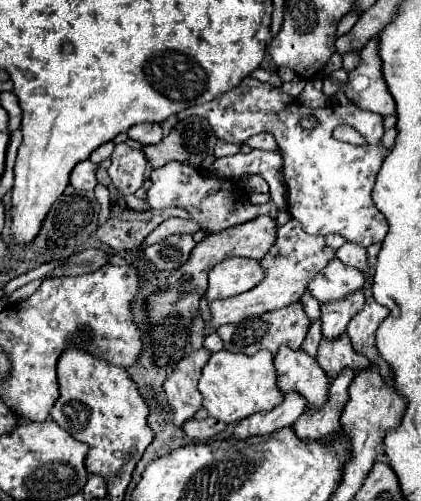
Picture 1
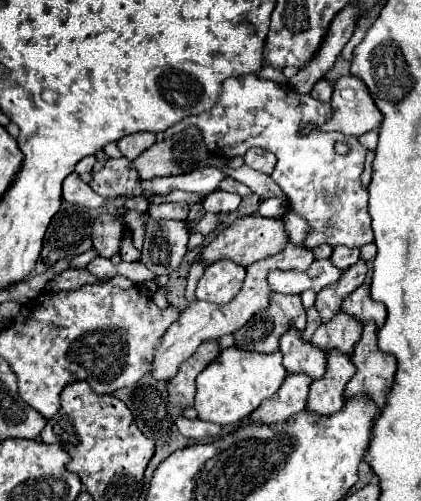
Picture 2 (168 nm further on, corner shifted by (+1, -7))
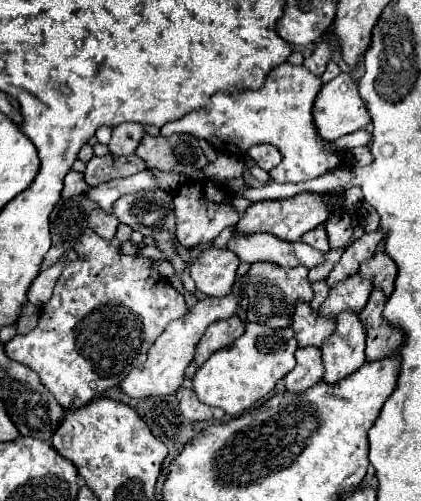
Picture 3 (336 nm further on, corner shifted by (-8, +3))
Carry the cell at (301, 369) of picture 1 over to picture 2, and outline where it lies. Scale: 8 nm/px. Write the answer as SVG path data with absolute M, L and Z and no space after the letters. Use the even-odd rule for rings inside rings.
M290 328L280 338L280 352L284 354L284 368L288 374L308 374L312 380L322 378L326 370L326 352L312 342L304 342L300 330Z

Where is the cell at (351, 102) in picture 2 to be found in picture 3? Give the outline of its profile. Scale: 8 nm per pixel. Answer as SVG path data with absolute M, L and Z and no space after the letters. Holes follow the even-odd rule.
M339 74L329 84L323 84L323 88L315 100L313 116L315 116L317 132L325 140L337 140L339 136L357 132L371 122L369 112L365 108L365 102L361 100L361 94L357 92L357 82L351 78L351 74Z

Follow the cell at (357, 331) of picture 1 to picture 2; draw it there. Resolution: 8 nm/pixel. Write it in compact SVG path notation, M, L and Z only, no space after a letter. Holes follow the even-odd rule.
M362 284L352 294L348 294L342 302L342 308L344 312L348 312L350 316L354 316L364 324L374 320L378 328L384 324L384 318L386 318L386 306L382 302L372 300L368 284Z

